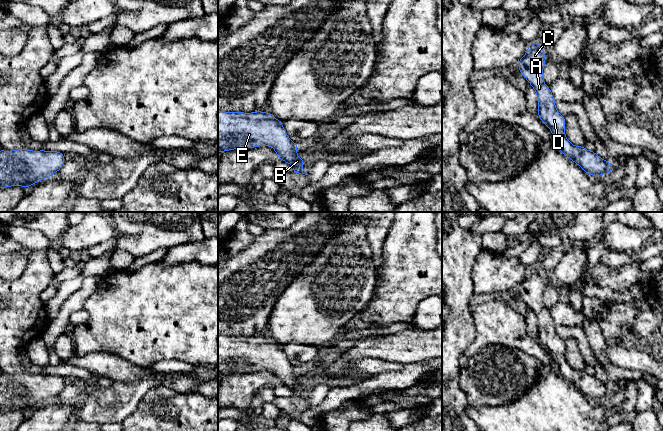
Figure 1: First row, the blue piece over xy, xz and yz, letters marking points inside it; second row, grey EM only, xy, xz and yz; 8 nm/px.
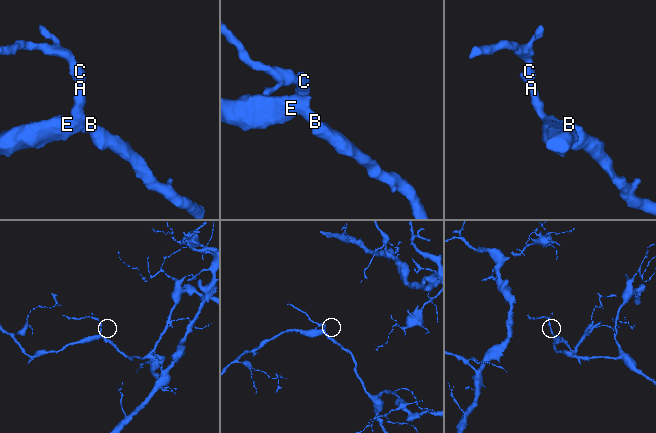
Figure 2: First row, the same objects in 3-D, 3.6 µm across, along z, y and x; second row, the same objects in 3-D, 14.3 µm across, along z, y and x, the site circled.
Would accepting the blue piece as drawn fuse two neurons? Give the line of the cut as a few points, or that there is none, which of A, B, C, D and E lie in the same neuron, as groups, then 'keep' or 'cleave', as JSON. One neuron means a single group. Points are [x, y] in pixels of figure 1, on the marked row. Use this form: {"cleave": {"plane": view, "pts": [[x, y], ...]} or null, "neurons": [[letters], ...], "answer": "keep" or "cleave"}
{"cleave": null, "neurons": [["A", "B", "C", "D", "E"]], "answer": "keep"}

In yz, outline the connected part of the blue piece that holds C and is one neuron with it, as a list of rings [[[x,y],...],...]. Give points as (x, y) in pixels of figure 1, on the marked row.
[[[538,41],[527,47],[527,52],[518,61],[519,72],[534,88],[538,99],[538,117],[551,130],[556,147],[574,163],[579,165],[588,175],[596,177],[609,174],[613,163],[599,157],[595,151],[589,151],[583,146],[570,143],[565,135],[565,116],[561,115],[555,106],[555,99],[550,88],[543,79],[543,69],[546,62],[544,49]]]

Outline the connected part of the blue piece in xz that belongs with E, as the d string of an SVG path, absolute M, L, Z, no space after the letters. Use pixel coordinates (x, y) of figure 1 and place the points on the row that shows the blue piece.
M218 111L218 151L270 146L277 158L293 167L293 174L305 176L305 160L297 156L299 145L288 137L282 123L271 112Z

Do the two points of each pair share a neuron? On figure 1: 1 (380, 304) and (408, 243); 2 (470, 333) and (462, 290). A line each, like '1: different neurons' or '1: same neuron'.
1: same neuron
2: same neuron

